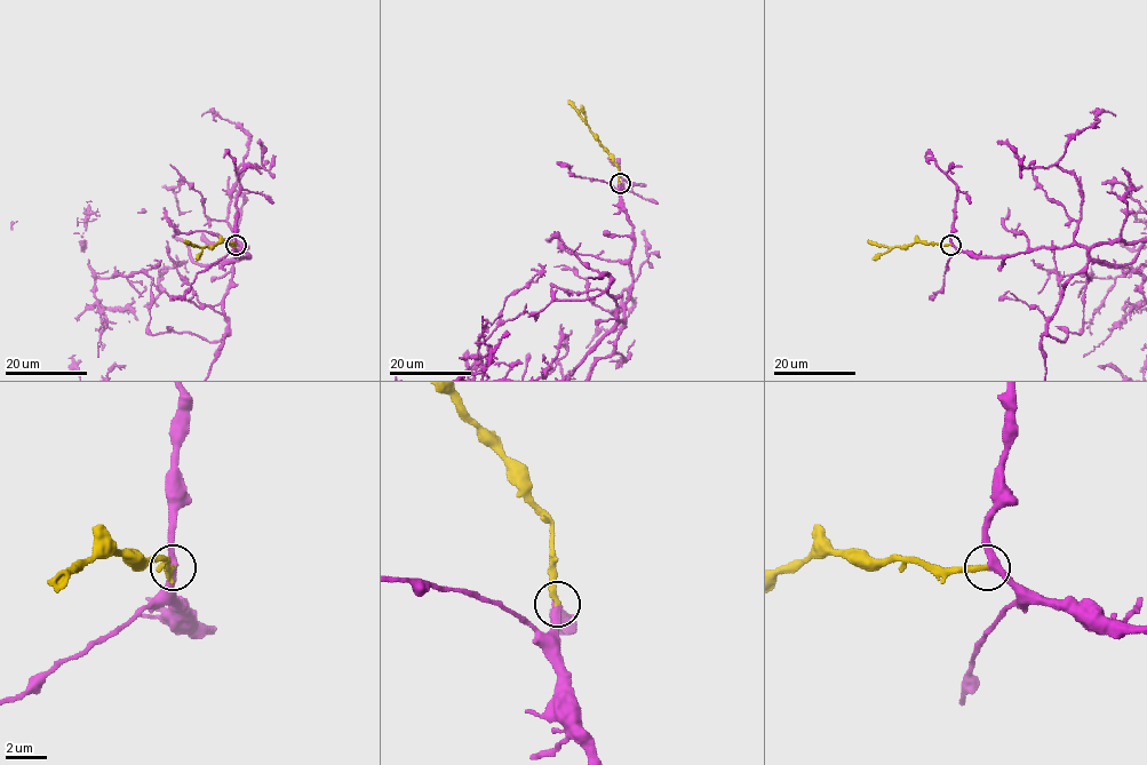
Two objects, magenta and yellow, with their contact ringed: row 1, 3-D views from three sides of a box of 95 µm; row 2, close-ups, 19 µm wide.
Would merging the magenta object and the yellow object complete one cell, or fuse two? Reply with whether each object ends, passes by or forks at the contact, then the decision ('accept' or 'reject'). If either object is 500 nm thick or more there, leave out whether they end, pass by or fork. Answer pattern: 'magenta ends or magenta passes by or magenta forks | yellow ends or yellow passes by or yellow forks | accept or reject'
magenta passes by | yellow ends | accept

